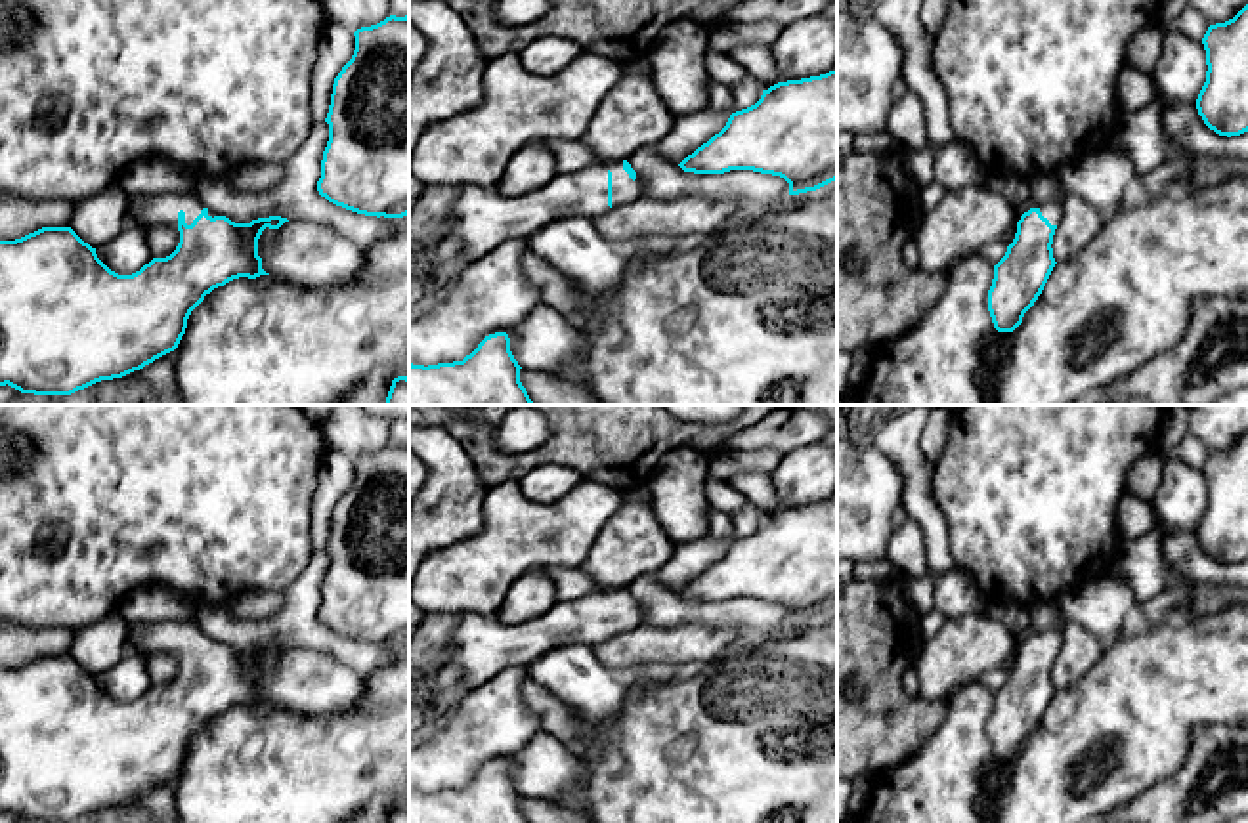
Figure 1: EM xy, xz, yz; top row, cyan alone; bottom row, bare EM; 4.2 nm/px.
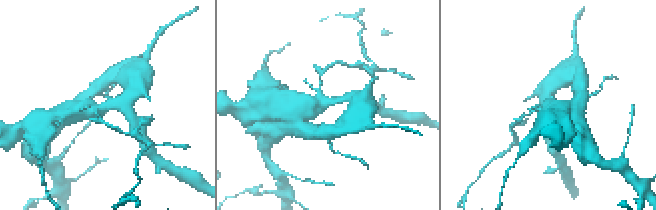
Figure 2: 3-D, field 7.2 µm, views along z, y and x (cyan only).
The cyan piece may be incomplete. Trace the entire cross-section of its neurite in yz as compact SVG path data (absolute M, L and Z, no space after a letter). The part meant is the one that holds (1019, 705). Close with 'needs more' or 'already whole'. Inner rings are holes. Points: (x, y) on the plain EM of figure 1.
M1049 628L1017 649L1015 666L994 693L988 718L988 739L998 760L1013 760L1042 722L1057 691L1051 672L1061 644L1061 630Z | needs more

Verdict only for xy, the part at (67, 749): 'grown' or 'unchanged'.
grown

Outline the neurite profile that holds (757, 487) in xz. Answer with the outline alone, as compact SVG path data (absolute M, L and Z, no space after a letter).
M736 474L728 479L747 500L751 500L763 514L772 512L778 506L778 496L770 479L770 474Z

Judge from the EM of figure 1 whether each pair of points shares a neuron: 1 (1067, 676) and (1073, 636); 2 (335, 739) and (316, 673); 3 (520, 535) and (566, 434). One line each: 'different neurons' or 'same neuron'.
1: same neuron
2: different neurons
3: different neurons

